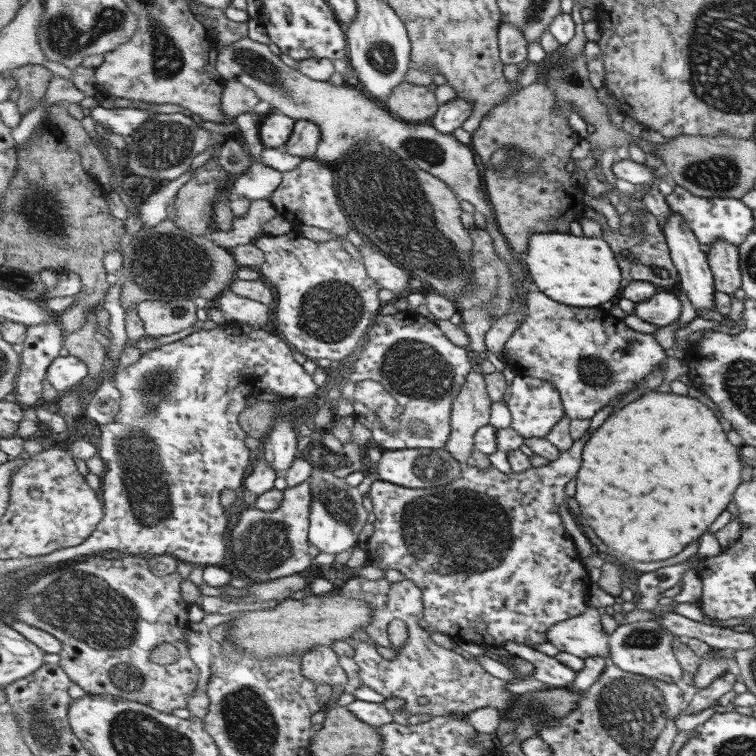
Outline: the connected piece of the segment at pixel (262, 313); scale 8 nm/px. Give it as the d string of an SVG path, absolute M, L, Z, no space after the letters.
M227 290L218 298L219 309L234 322L254 327L265 326L269 322L269 306L261 301L239 296Z

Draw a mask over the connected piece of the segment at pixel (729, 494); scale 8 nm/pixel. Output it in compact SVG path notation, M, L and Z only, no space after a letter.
M656 391L642 392L638 396L628 399L614 411L603 426L587 442L583 452L583 468L579 472L579 478L576 479L574 486L577 488L576 500L581 506L579 510L583 512L583 518L587 518L587 524L595 528L595 532L613 548L618 561L631 562L657 562L667 560L670 557L679 554L684 546L691 541L699 538L705 529L726 510L727 504L732 502L733 492L741 482L741 468L743 467L739 460L739 446L729 444L726 435L723 433L715 414L701 404L698 400L688 395L677 395L674 393L663 393Z

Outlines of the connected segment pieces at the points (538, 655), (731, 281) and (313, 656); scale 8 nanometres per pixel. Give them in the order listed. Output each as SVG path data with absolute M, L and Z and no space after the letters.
M509 641L505 649L511 656L521 657L534 665L535 679L547 684L549 688L570 687L576 679L578 672L563 664L554 656L547 656L535 648Z
M719 239L712 242L705 253L714 290L726 295L733 294L741 286L738 247Z
M316 646L302 655L302 670L307 678L318 684L346 684L347 672L339 664L339 656L329 646Z

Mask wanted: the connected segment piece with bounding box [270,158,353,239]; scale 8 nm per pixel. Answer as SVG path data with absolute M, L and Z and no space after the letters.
M305 158L304 161L295 170L284 173L284 179L279 188L274 192L270 201L275 205L281 217L287 218L289 222L295 222L299 225L317 227L318 229L331 232L333 236L339 239L347 236L349 230L353 230L349 226L347 213L341 210L339 199L337 198L337 190L335 190L335 174L331 172L331 167L325 167L318 162L316 158Z

